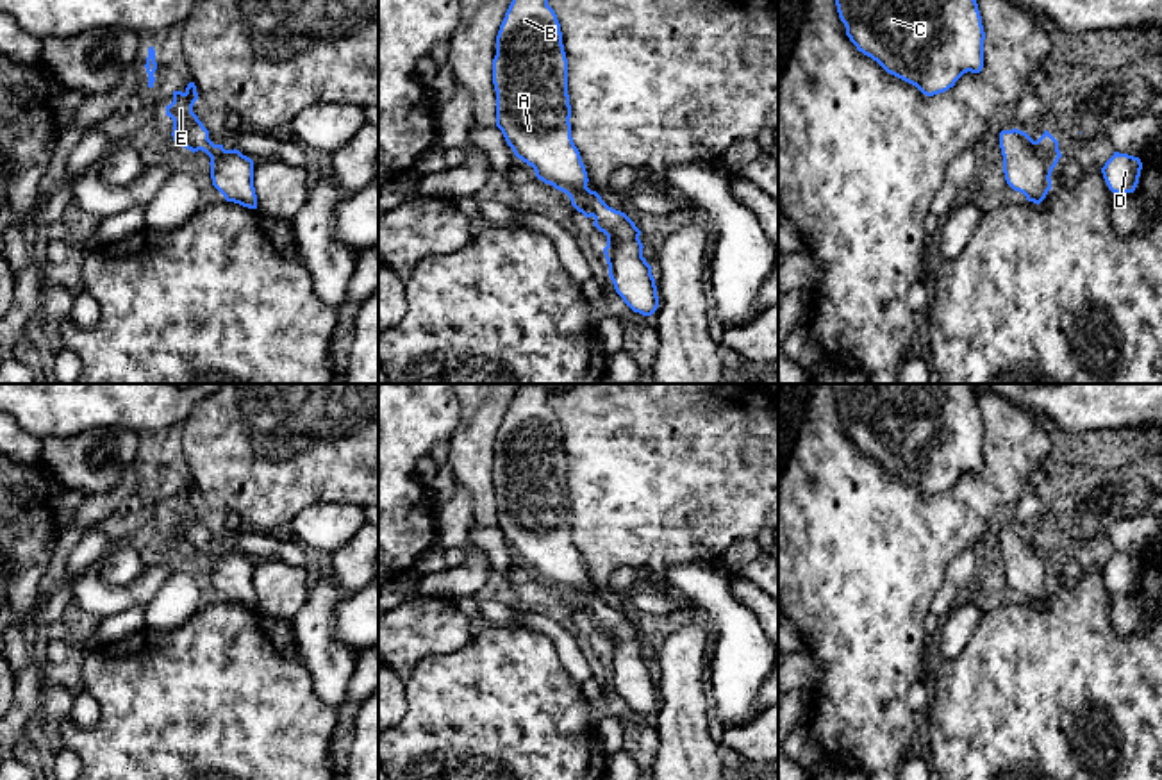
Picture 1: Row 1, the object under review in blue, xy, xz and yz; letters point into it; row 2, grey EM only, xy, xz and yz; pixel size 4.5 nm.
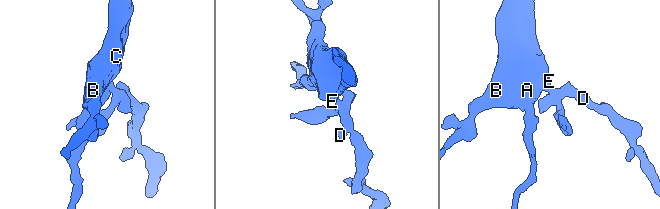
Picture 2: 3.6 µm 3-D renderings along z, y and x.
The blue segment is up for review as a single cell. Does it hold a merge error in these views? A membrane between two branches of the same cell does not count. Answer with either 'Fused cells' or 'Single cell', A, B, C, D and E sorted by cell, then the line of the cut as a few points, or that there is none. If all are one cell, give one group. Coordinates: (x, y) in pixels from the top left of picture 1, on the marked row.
Single cell. Groups: A B C D E. No split

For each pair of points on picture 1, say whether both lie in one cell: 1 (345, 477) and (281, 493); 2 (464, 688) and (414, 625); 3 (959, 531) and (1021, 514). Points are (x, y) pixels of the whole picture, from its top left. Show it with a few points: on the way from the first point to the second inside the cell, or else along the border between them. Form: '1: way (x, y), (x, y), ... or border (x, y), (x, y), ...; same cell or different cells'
1: way (329, 477), (304, 477), (297, 484); same cell
2: border (475, 634), (450, 652), (425, 655), (406, 680); different cells
3: border (1034, 486), (1014, 506); different cells

